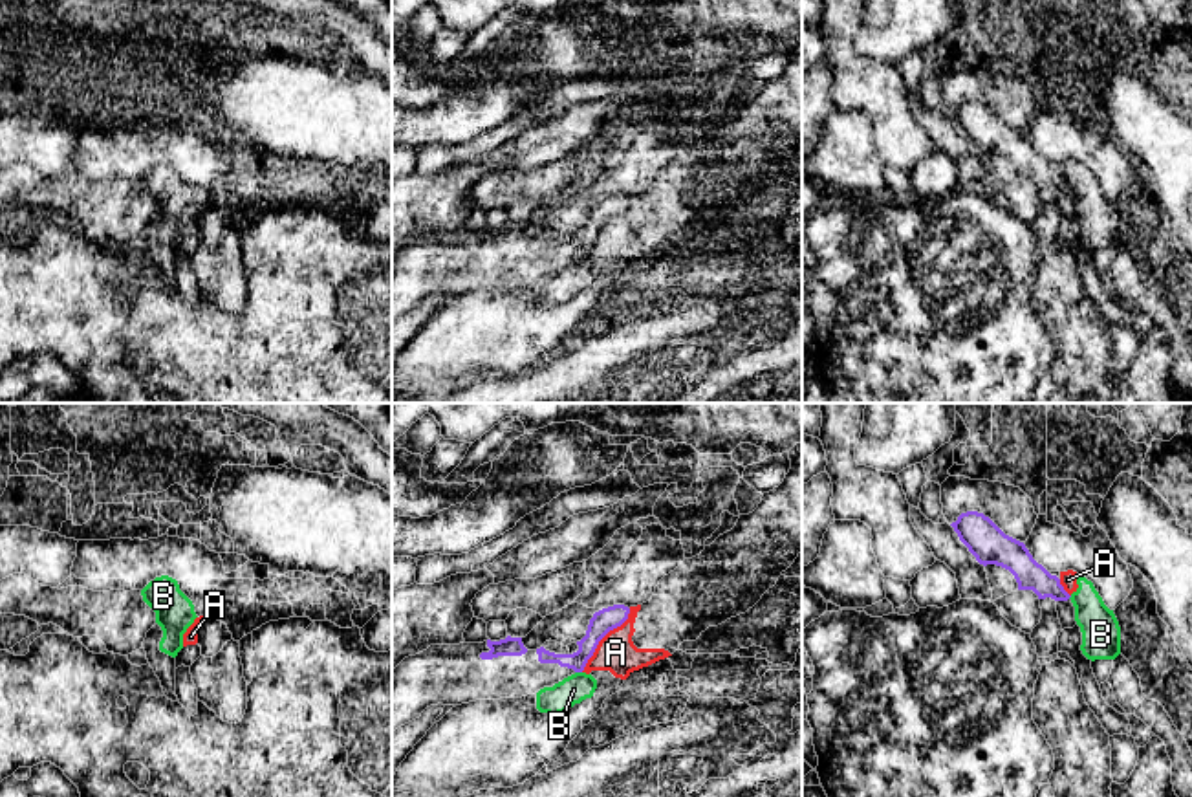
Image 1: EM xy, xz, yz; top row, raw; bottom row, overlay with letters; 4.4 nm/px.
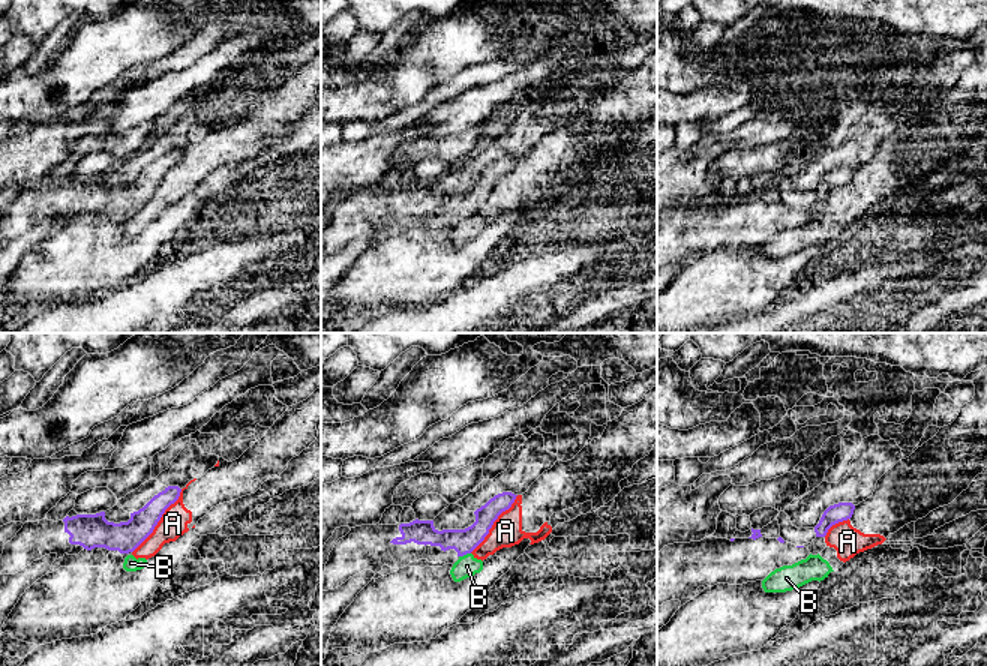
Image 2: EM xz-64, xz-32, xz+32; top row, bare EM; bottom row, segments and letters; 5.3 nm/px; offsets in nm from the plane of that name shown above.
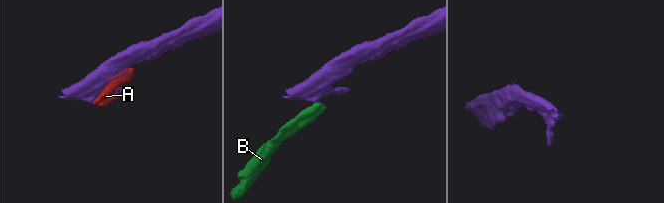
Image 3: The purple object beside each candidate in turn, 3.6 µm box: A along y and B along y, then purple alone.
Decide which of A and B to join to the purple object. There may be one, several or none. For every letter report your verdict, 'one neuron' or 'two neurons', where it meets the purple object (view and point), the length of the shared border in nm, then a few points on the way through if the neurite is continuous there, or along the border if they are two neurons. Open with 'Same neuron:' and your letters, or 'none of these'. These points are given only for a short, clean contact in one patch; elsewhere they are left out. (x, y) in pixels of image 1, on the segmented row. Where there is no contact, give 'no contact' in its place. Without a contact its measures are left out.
Same neuron: none of these
A: two neurons; meets purple in xz at (603, 636); contact 360 nm long
B: two neurons; meets purple in xz at (579, 671); contact 30 nm long; border along xz (575, 671), (581, 673)

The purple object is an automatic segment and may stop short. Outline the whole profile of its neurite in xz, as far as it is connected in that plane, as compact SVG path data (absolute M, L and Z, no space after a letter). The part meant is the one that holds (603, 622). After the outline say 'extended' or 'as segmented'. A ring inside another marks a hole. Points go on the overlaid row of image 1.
M613 605L593 614L573 654L544 647L527 650L522 638L483 643L430 645L392 671L392 731L416 720L430 705L522 698L582 672L599 641L628 619L630 608Z | extended

